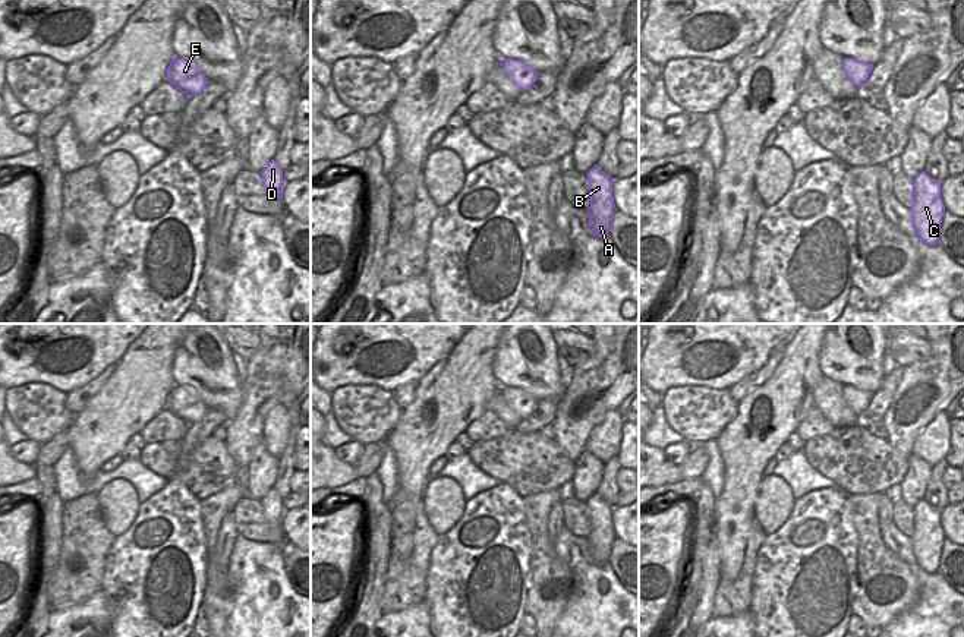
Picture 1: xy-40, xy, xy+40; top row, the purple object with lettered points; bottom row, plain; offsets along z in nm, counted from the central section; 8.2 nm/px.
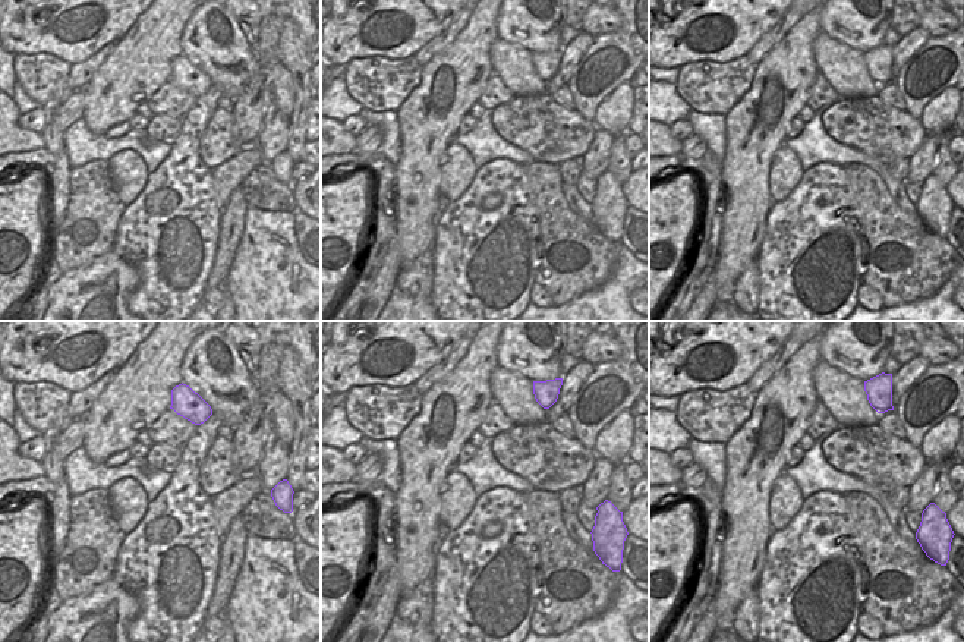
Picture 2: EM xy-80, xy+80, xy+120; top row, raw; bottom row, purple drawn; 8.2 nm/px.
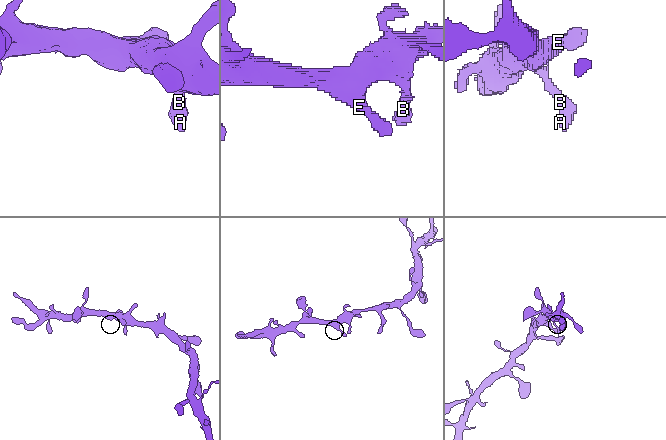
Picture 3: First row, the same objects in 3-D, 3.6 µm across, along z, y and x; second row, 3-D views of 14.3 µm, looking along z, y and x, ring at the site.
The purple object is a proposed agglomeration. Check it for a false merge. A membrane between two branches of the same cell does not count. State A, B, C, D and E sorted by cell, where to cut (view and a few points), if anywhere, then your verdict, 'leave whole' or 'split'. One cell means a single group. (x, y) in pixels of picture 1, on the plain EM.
groups A B C D E; cut none; leave whole

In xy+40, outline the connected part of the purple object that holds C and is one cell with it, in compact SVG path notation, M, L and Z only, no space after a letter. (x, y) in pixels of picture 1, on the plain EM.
M924 499L913 508L913 534L910 539L919 567L929 574L938 573L945 534L941 526L941 511Z

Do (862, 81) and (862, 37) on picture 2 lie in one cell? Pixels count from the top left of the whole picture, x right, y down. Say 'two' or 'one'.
two

